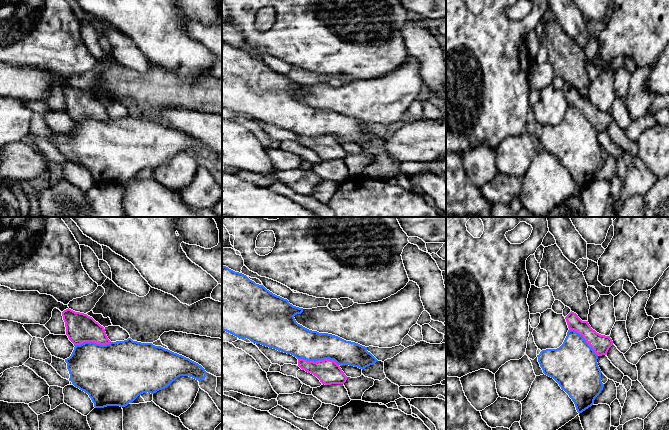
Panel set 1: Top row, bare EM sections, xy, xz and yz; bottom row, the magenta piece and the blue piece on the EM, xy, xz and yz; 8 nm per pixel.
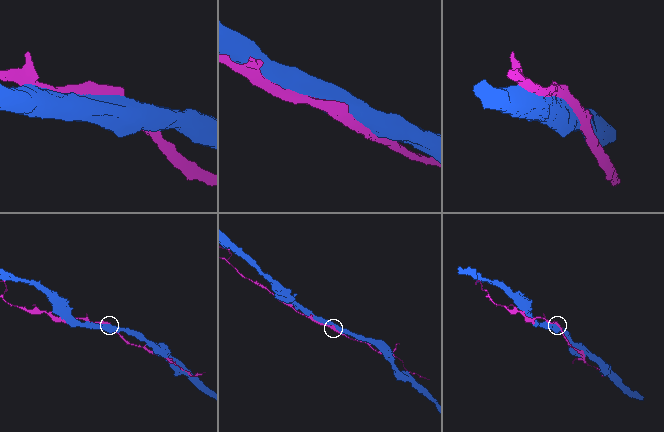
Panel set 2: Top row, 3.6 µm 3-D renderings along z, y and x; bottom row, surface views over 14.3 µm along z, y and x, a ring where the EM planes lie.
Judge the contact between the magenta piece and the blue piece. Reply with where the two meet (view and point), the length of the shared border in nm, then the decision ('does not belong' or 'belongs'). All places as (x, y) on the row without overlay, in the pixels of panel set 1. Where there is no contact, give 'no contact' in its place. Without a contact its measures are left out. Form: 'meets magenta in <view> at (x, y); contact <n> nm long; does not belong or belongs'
meets magenta in xz at (318, 137); contact 340 nm long; does not belong

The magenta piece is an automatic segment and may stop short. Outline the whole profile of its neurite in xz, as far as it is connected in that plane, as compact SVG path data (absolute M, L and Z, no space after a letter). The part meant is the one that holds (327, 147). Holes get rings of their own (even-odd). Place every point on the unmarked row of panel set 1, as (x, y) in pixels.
M298 135L298 142L302 146L316 152L325 161L344 160L348 154L340 142L334 136L330 135L316 138Z

